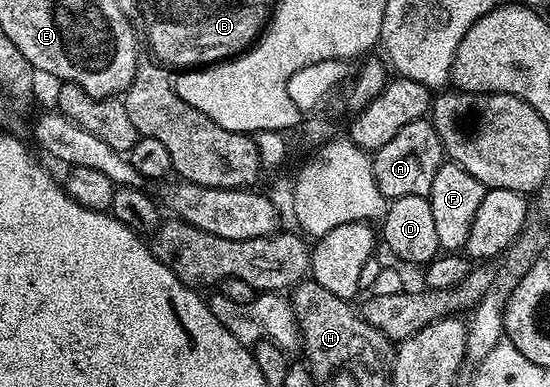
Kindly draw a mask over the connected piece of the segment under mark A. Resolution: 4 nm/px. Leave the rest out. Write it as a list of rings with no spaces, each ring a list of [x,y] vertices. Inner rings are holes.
[[[428,117],[416,118],[411,120],[411,124],[403,124],[399,128],[399,132],[389,134],[384,144],[376,147],[372,159],[375,184],[379,184],[379,192],[386,200],[392,200],[399,196],[423,196],[428,198],[431,192],[431,184],[435,184],[435,172],[439,172],[443,161],[441,140]]]

